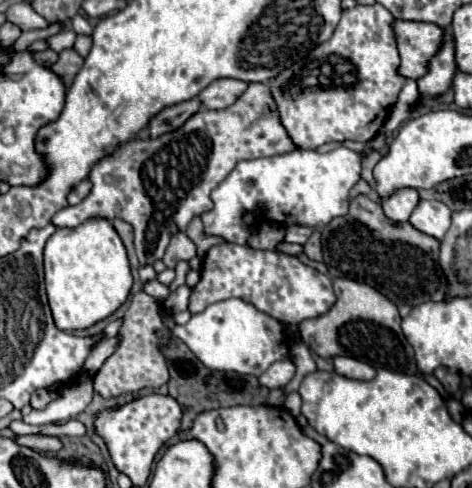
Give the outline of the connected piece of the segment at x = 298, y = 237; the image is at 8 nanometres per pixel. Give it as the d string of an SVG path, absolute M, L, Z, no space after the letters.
M289 226L289 228L287 228L285 242L291 242L291 244L305 244L309 236L311 236L311 228L307 228L307 226Z

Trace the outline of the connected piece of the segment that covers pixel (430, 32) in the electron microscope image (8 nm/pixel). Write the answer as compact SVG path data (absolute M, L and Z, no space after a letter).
M393 22L397 34L397 46L401 54L401 74L405 78L419 80L429 70L429 60L441 50L445 30L427 22Z

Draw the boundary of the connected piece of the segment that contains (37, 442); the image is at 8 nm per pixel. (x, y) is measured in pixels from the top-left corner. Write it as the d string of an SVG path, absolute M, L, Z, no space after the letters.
M19 436L17 438L19 444L35 448L37 452L59 452L63 448L59 438L51 438L51 436Z

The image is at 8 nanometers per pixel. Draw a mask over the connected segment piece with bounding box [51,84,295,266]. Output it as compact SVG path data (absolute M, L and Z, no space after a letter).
M249 84L247 92L225 110L201 110L173 134L155 140L129 140L101 158L89 172L91 192L77 204L59 210L51 224L57 228L79 226L89 218L121 218L135 230L139 266L163 258L169 236L183 232L193 216L213 208L209 194L233 170L239 160L253 160L293 150L269 98L269 86Z

